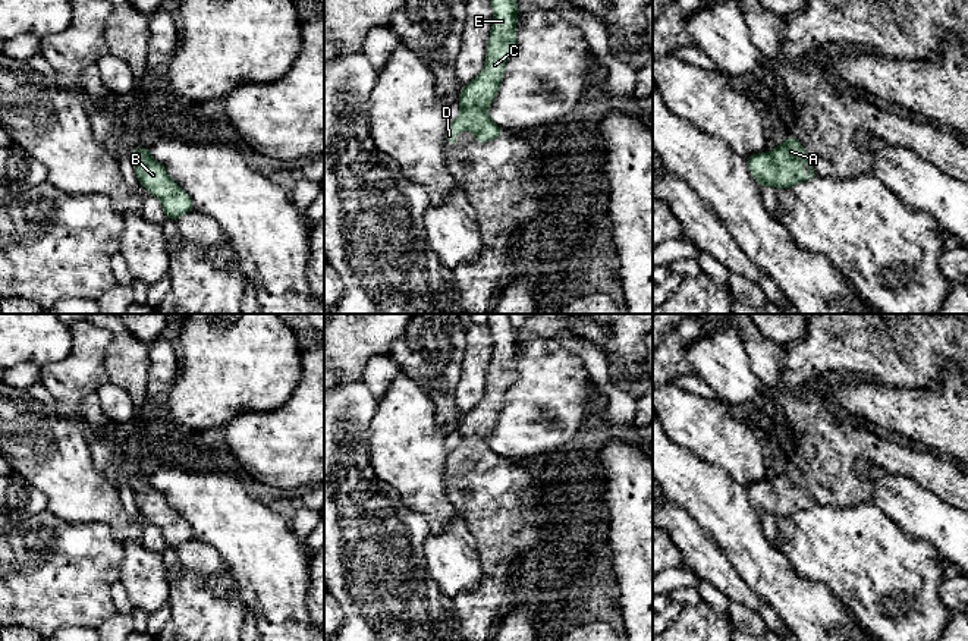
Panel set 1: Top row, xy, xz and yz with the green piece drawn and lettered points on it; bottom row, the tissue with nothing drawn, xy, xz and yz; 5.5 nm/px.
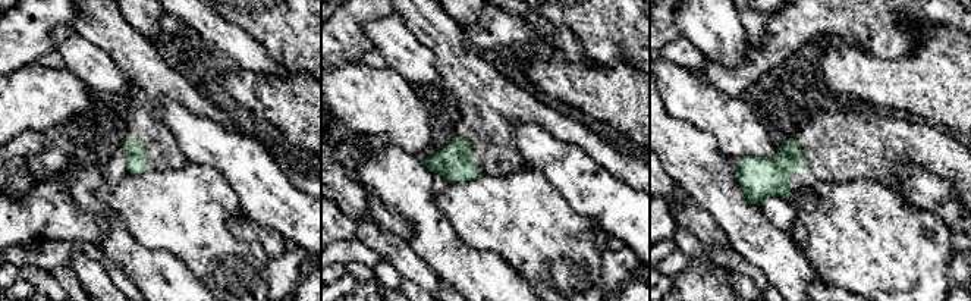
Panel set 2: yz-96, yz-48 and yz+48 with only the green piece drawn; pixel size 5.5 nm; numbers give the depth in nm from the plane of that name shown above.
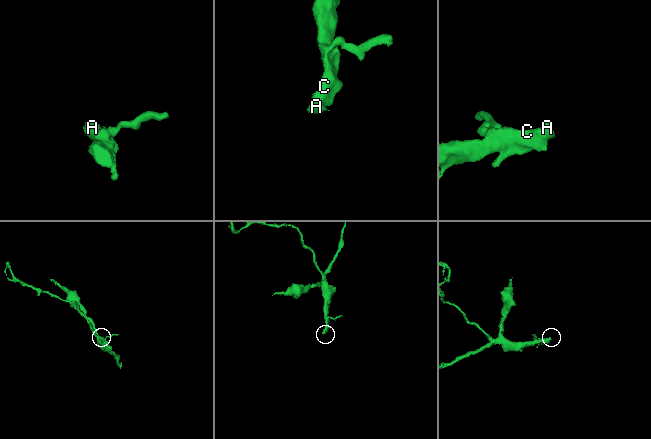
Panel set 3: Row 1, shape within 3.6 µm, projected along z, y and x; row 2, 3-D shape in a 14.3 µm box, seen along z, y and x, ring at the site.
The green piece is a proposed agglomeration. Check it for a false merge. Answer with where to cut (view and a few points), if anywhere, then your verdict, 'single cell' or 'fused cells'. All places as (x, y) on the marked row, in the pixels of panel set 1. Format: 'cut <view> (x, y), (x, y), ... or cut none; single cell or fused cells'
cut yz (770, 151), (775, 162), (786, 169), (795, 182); fused cells

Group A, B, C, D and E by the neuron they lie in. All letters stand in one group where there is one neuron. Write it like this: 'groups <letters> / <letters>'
groups A D / B C E

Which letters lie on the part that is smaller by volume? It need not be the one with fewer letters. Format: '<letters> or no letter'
A, D

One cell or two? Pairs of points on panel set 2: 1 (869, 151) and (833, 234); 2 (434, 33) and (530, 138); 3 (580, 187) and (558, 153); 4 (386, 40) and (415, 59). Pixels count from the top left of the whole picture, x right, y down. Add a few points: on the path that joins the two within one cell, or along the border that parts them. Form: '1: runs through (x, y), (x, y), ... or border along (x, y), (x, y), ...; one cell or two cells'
1: border along (822, 179), (844, 182), (869, 178), (891, 188); two cells
2: border along (537, 122), (512, 128), (524, 157); two cells
3: runs through (580, 178), (563, 162); one cell
4: runs through (393, 41), (408, 56); one cell

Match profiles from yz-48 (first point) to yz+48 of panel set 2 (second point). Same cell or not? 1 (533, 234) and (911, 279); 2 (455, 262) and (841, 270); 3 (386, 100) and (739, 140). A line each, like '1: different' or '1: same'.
1: same
2: different
3: same

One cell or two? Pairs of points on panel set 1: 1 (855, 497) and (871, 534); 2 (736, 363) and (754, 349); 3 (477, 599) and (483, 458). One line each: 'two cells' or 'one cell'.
1: two cells
2: two cells
3: one cell

